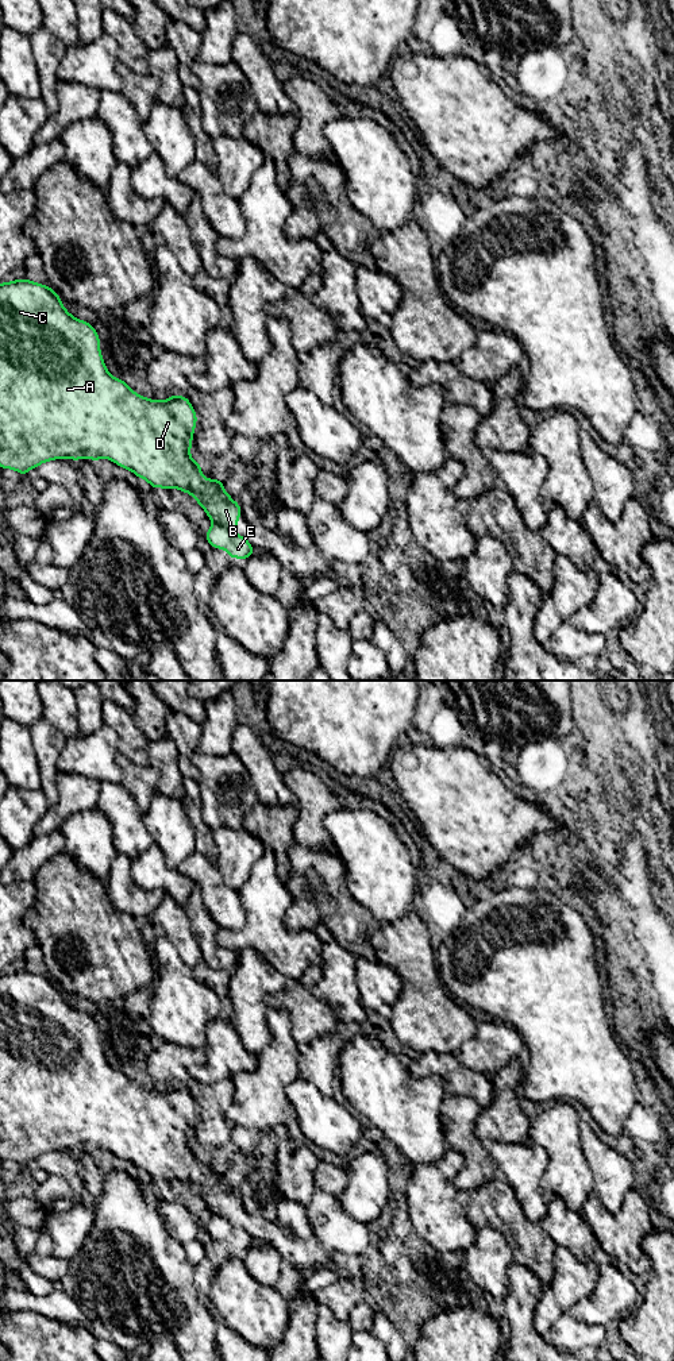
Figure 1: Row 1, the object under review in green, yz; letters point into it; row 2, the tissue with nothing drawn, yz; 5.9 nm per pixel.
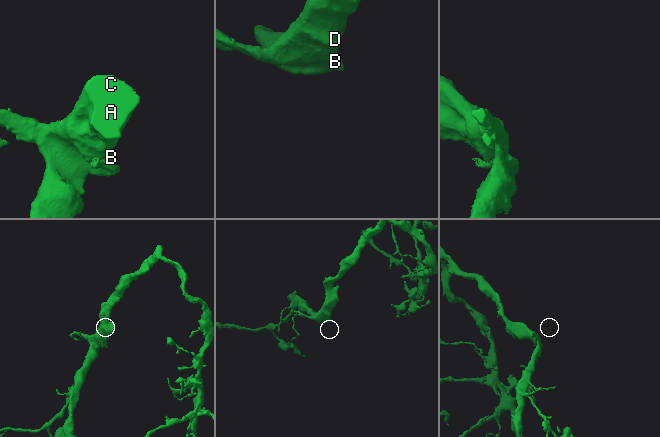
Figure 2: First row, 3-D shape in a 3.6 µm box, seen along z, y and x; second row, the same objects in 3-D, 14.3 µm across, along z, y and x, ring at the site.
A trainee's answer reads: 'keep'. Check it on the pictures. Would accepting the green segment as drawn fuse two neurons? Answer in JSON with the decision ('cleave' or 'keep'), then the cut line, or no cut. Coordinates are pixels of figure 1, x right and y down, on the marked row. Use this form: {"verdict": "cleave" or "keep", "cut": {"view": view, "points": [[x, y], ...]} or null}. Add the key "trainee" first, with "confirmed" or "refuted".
{"trainee": "refuted", "verdict": "cleave", "cut": {"view": "yz", "points": [[214, 521], [235, 535]]}}

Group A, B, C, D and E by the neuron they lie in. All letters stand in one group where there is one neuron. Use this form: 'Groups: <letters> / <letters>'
Groups: A B C D / E

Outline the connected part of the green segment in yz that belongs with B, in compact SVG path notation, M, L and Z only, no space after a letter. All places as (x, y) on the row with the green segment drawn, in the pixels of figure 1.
M26 278L0 284L0 469L12 469L26 477L28 470L36 469L41 463L53 459L68 458L80 460L88 458L97 462L101 458L107 458L118 466L132 471L136 477L146 479L153 489L165 487L170 490L172 487L176 487L180 491L189 493L215 524L219 524L230 533L236 535L236 523L242 514L240 505L228 496L220 479L207 479L201 474L203 464L196 463L190 458L189 452L195 425L197 423L197 416L190 401L186 397L177 394L173 394L165 401L155 401L132 392L123 379L113 378L108 373L100 352L99 339L93 325L72 316L62 305L61 297L50 286Z

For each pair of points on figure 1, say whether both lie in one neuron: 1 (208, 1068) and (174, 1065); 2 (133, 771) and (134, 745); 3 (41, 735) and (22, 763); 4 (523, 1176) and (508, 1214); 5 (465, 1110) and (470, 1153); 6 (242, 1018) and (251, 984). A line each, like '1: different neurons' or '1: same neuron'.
1: different neurons
2: different neurons
3: different neurons
4: different neurons
5: same neuron
6: same neuron

